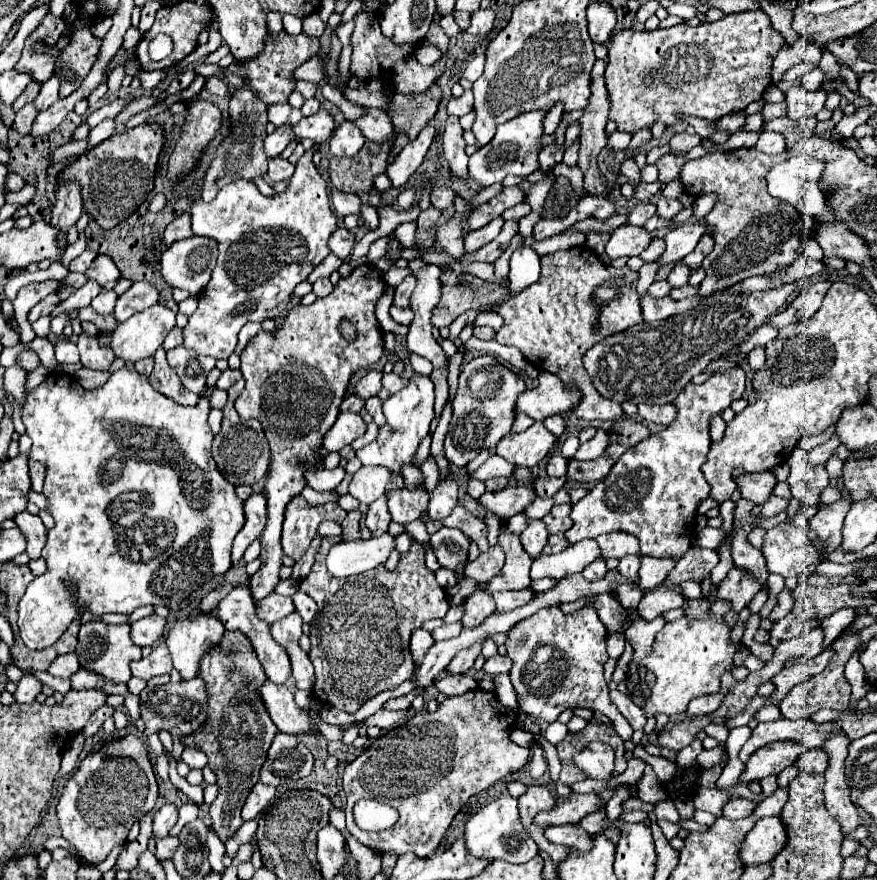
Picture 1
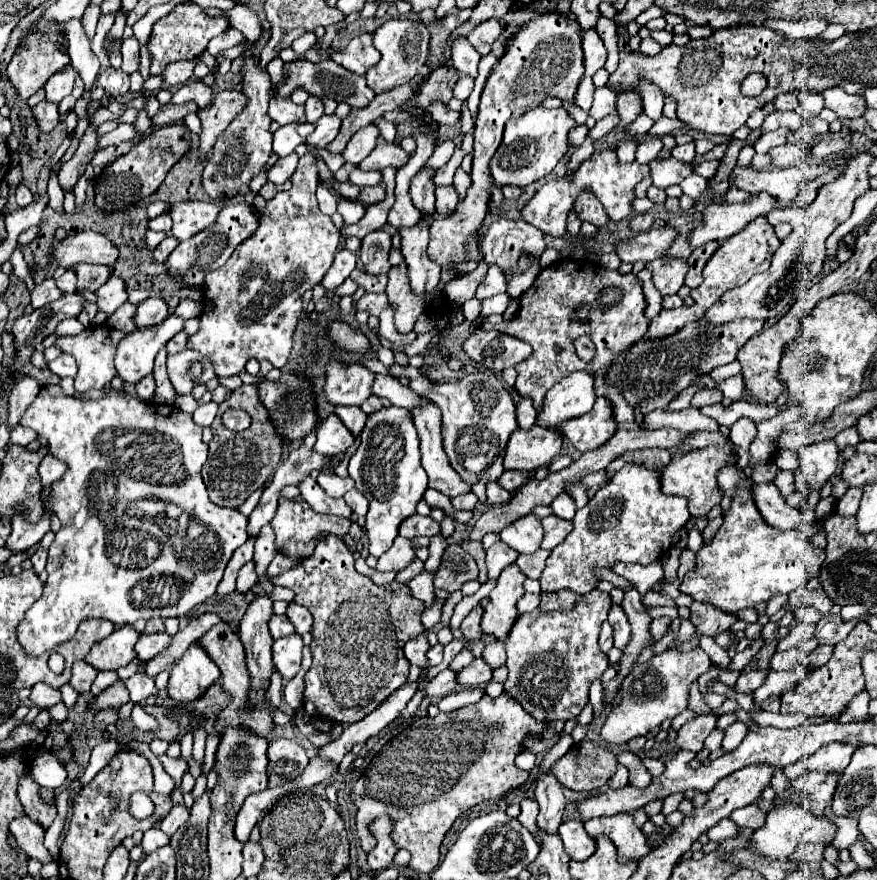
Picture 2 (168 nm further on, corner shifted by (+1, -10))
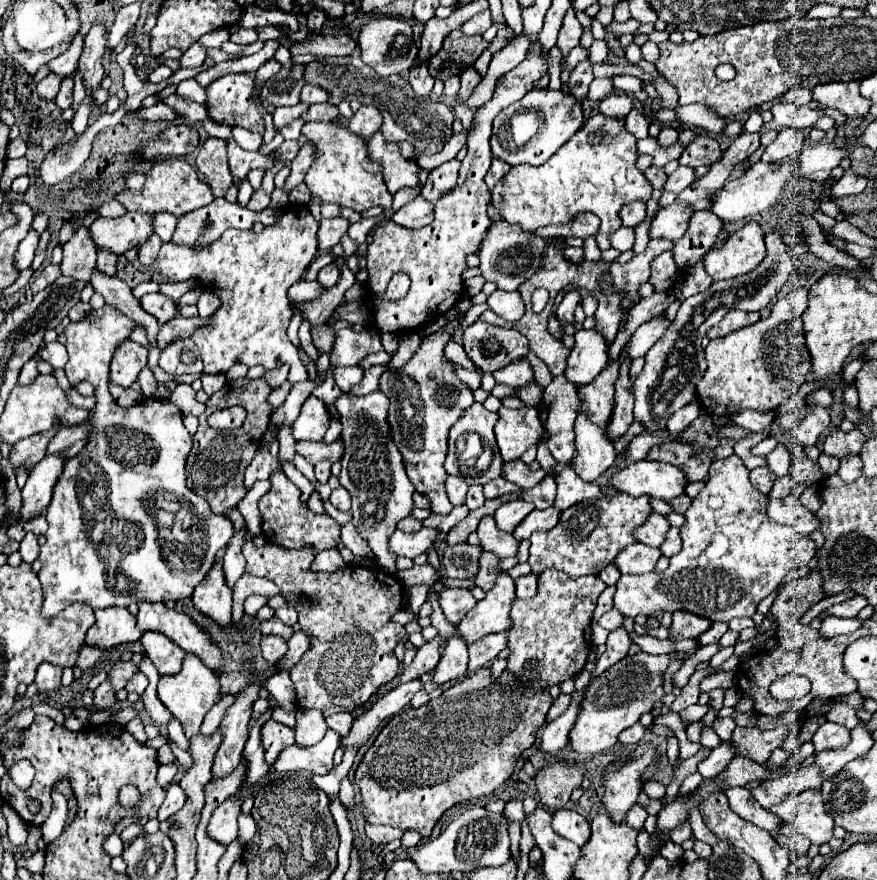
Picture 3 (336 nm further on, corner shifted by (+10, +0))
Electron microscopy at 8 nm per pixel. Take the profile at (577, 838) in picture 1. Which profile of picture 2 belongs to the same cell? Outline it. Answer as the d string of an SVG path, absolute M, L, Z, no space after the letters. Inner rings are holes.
M578 819L564 821L562 827L558 829L558 833L560 833L562 841L564 841L566 853L576 861L584 861L596 851L596 841L586 835L584 823L578 821Z

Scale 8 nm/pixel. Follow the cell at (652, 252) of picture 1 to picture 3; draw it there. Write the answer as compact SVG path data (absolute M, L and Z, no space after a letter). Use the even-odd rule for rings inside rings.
M671 251L661 253L651 261L651 285L655 287L655 293L671 291L675 287L675 281L679 279L679 267L675 265Z

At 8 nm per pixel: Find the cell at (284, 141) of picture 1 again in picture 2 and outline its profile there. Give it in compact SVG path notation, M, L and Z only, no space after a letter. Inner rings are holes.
M302 123L302 125L284 125L274 133L274 153L278 159L290 155L300 143L306 141L306 137L314 131L314 125Z

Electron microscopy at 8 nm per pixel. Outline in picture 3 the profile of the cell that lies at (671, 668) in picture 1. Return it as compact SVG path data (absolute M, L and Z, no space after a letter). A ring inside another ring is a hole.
M637 653L633 657L625 657L625 661L611 665L605 673L593 679L585 689L579 717L569 731L571 749L581 755L597 755L611 749L623 729L635 725L643 713L651 711L651 707L661 701L663 671L669 667L669 661L669 655Z

